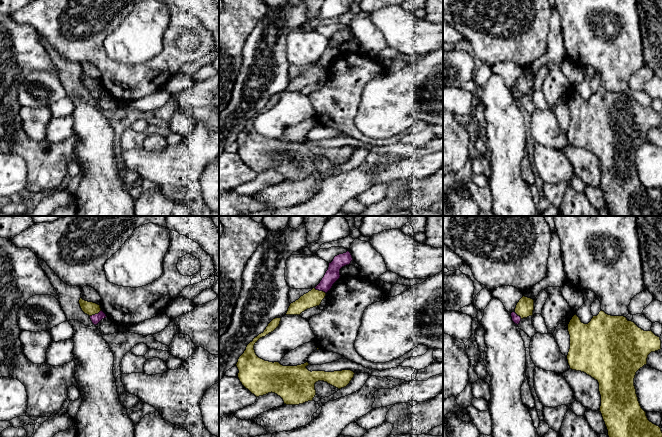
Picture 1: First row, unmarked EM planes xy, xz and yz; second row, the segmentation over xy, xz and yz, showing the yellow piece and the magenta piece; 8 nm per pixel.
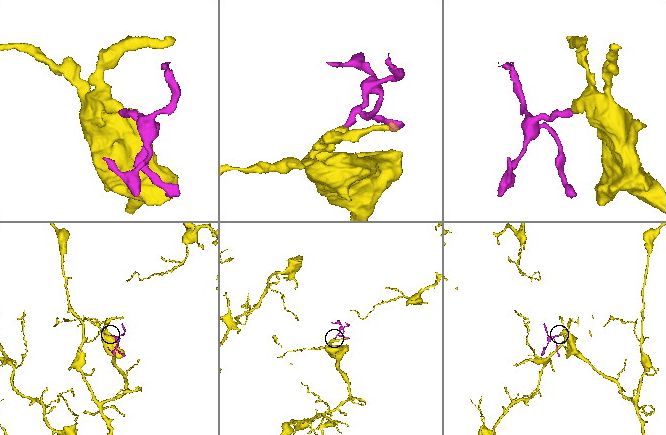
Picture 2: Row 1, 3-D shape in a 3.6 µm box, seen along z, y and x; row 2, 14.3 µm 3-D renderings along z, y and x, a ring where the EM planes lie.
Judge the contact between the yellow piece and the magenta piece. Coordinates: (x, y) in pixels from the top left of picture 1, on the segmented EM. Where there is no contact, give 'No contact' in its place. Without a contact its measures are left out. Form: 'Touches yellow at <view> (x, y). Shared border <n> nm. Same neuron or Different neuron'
Touches yellow at xy (95, 313). Shared border 110 nm. Different neuron

